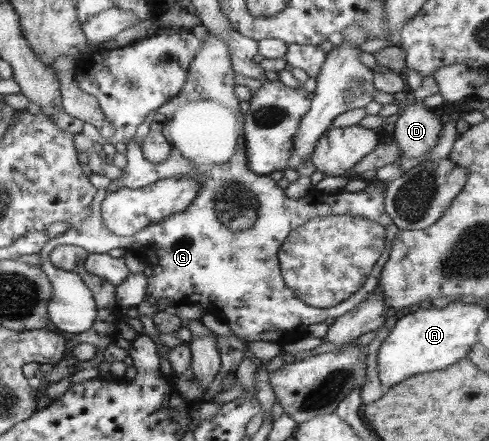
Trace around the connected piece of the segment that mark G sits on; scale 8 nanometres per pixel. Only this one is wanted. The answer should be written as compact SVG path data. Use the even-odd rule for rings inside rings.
M208 30L205 40L202 41L202 47L198 50L194 61L189 65L187 80L184 83L184 87L180 89L180 93L174 99L166 101L166 104L159 107L154 113L150 112L146 116L144 123L138 127L133 141L126 144L125 156L128 164L122 169L122 176L112 180L108 189L98 189L92 204L90 204L90 216L78 228L66 230L58 237L50 238L46 241L46 245L39 251L41 261L39 266L46 273L47 279L51 284L51 299L47 306L47 315L49 321L56 329L72 334L82 334L83 337L85 332L95 325L99 312L93 299L93 293L87 289L80 277L72 271L58 269L50 262L50 253L57 245L78 245L78 247L86 249L88 253L108 254L116 247L133 251L136 257L139 257L142 262L150 265L154 270L154 274L147 281L145 301L148 301L152 306L156 306L156 309L162 299L174 301L174 307L198 304L206 312L224 320L238 339L246 340L246 343L254 341L274 343L276 341L274 339L276 331L278 331L278 337L280 337L280 333L288 335L288 331L290 331L290 337L292 337L292 335L296 335L298 323L300 323L300 327L304 331L306 325L322 323L328 317L341 317L355 309L358 305L361 305L372 295L374 289L378 287L384 264L389 257L392 242L394 242L396 233L399 230L392 218L386 213L384 207L386 185L376 180L368 183L366 188L359 192L348 192L342 189L333 195L329 195L326 200L321 199L315 191L311 191L298 199L287 197L285 189L278 185L278 176L258 175L248 166L246 141L244 141L245 118L240 111L240 99L234 93L234 86L238 84L234 77L235 74L228 45L226 45L222 37L218 37L218 35L214 35L212 31ZM156 118L163 120L162 133L168 139L168 143L172 145L170 157L166 161L162 161L162 163L148 161L144 157L142 145L140 145L142 138L149 132L152 121ZM172 176L190 176L196 178L201 185L200 189L198 189L198 195L194 197L194 201L191 201L185 210L162 218L156 223L150 224L144 231L140 231L130 237L120 237L110 232L110 229L106 227L101 211L102 200L108 194L122 188L138 189ZM344 214L364 217L364 219L376 221L376 223L380 223L382 227L386 228L387 243L384 246L384 251L382 251L382 255L378 258L364 286L358 292L353 293L347 301L327 309L309 307L302 302L302 299L296 297L292 289L285 285L279 266L278 251L280 251L280 246L284 243L284 239L289 237L290 231L300 227L300 225L305 225L309 219Z

